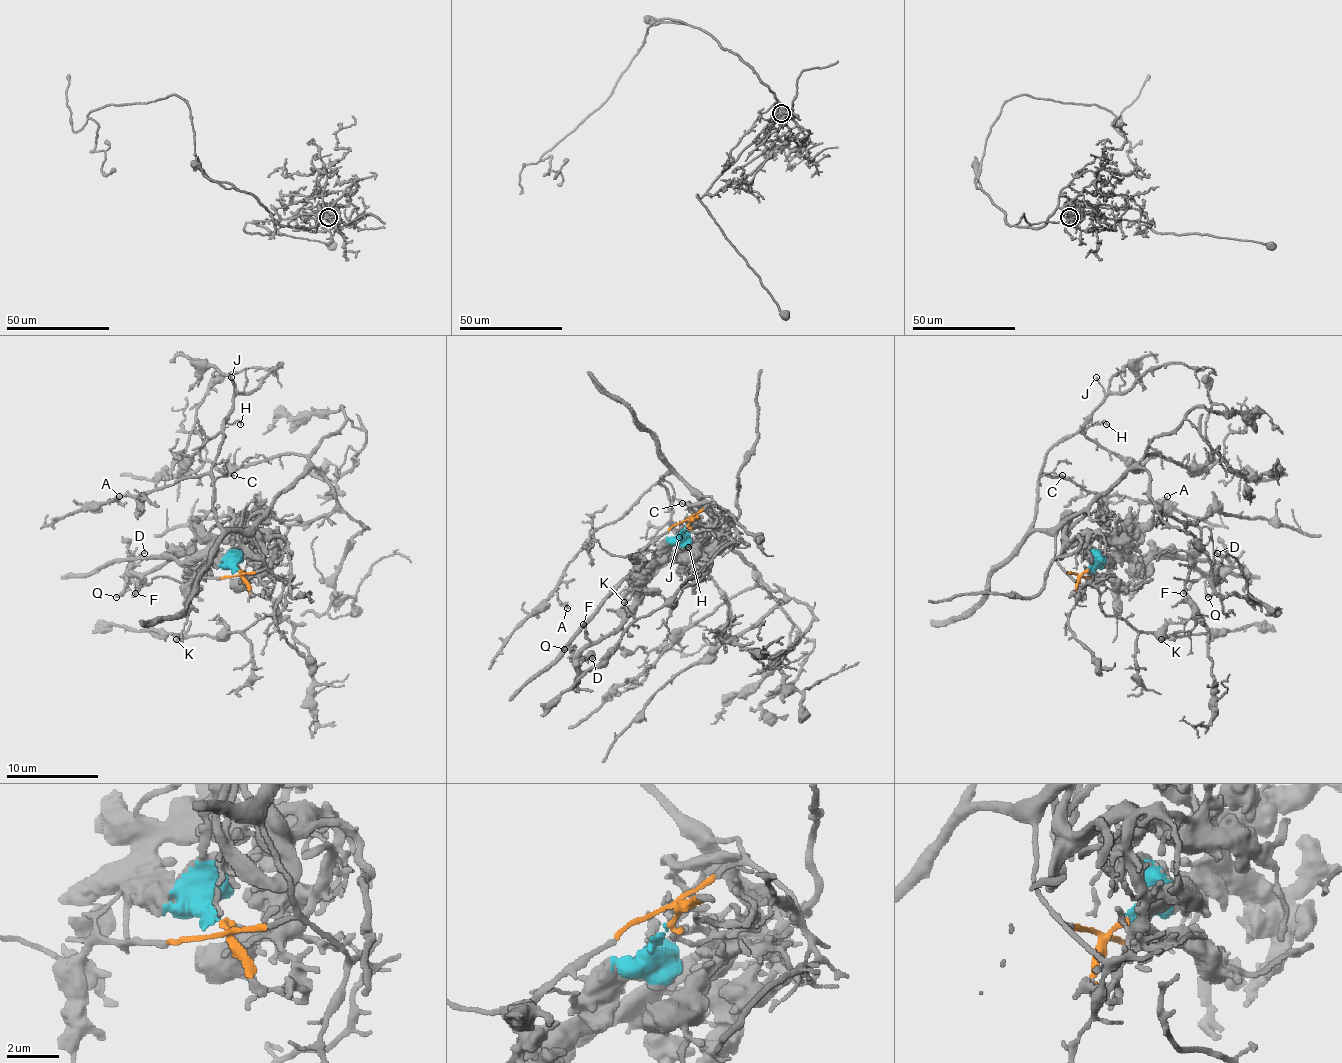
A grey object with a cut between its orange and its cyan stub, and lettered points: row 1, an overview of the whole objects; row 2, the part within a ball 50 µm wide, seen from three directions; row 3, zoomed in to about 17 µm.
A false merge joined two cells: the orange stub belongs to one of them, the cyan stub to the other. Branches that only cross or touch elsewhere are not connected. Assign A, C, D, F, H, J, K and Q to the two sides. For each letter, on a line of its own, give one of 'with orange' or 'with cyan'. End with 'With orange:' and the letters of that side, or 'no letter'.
A: with orange
C: with orange
D: with cyan
F: with cyan
H: with orange
J: with orange
K: with orange
Q: with cyan
With orange: A, C, H, J, K

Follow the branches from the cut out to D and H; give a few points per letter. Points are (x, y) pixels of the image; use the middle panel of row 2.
D: (686, 525), (681, 536), (642, 583), (637, 601), (625, 617), (582, 652), (577, 668), (584, 659), (593, 659)
H: (688, 525), (690, 518), (713, 502), (711, 497), (669, 474), (660, 483), (665, 488), (672, 527), (688, 548)

